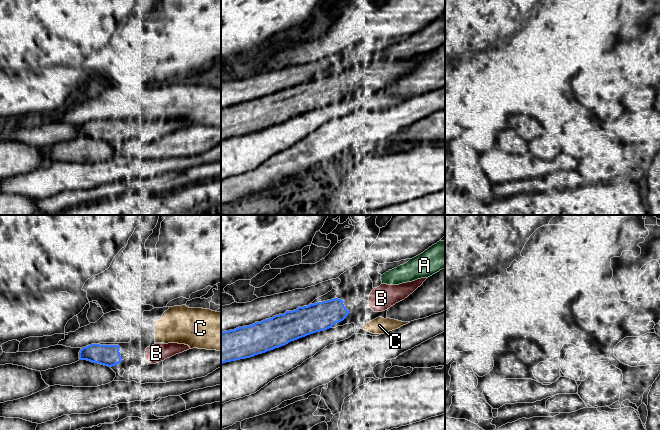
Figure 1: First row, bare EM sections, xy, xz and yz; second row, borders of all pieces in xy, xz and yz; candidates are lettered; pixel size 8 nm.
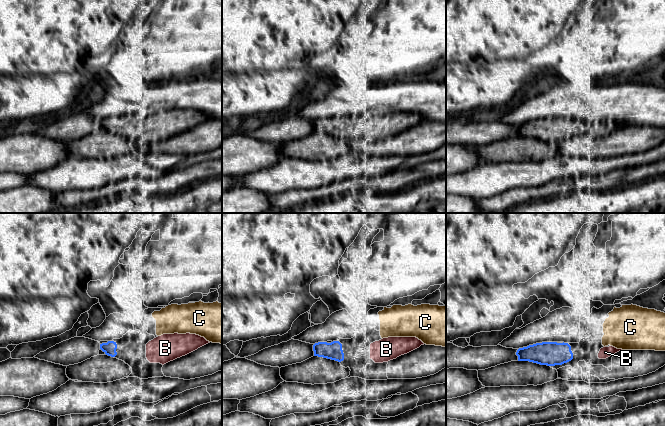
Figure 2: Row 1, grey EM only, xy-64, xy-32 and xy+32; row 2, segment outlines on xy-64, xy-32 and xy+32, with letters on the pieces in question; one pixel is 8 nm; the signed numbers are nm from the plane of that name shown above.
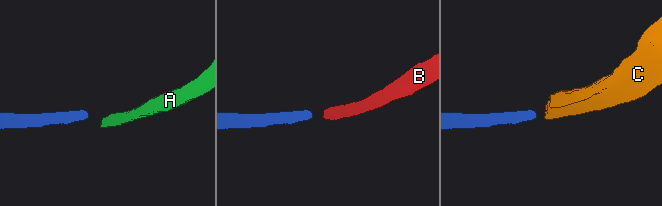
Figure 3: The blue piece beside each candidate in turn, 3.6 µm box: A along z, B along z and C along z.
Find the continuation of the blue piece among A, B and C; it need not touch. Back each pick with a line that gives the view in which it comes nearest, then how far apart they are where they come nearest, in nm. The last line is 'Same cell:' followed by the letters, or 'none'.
B: Closest in xz. Distance 170 nm
Same cell: B

